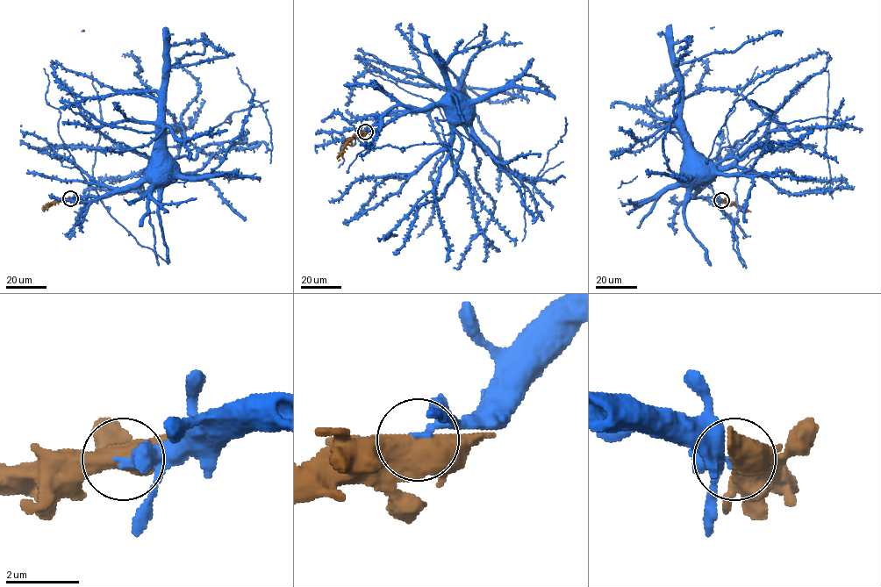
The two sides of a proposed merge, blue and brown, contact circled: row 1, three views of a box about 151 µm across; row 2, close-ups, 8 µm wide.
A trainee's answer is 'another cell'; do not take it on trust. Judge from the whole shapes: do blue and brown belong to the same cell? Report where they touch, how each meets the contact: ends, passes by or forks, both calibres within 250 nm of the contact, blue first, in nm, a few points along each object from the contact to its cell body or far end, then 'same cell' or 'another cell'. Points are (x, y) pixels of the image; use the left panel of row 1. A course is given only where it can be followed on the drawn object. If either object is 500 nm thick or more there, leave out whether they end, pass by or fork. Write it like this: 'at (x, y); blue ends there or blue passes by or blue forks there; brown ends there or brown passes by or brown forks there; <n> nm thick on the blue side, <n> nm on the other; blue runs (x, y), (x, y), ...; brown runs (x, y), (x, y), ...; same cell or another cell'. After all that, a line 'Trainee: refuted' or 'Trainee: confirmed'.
at (70, 198); 220 nm thick on the blue side, 600 nm on the other; blue runs (69, 198), (114, 195), (137, 182), (145, 175), (152, 160), (158, 124); brown runs (69, 198), (53, 201), (43, 210); same cell
Trainee: refuted

